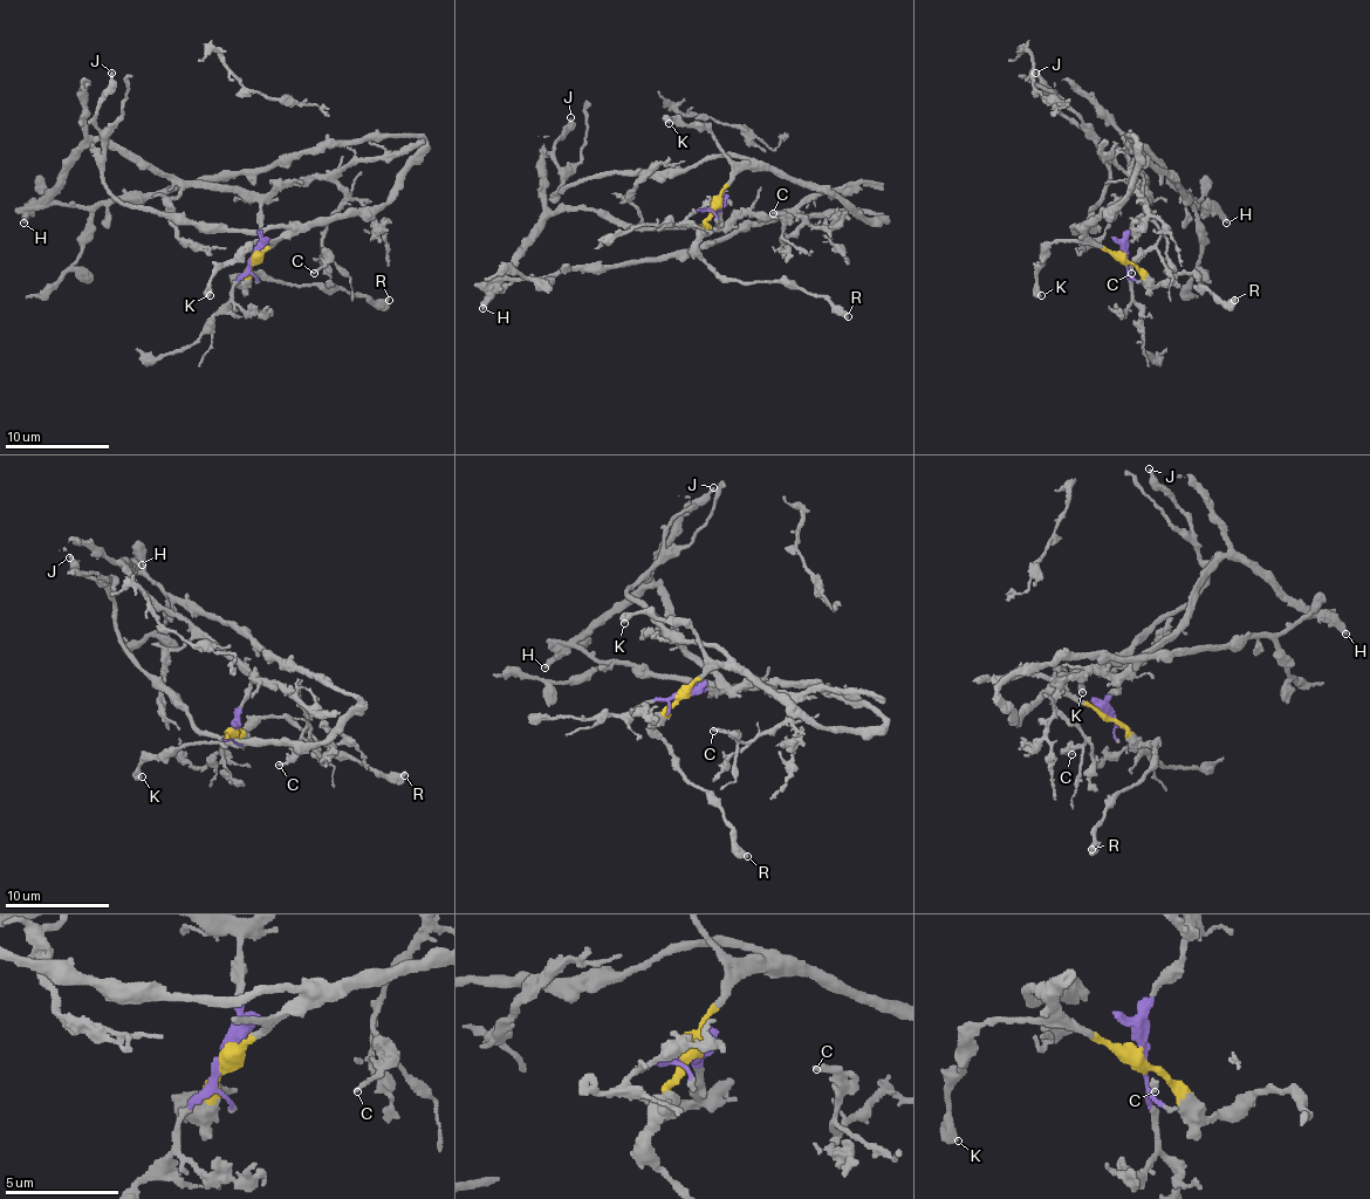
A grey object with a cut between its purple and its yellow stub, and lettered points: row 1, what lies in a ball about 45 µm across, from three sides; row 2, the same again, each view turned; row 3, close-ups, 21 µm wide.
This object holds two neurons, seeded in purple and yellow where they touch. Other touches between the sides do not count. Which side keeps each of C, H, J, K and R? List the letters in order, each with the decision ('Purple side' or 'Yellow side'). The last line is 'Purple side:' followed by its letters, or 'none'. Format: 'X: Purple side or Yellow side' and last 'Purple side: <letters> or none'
C: Purple side
H: Purple side
J: Yellow side
K: Yellow side
R: Yellow side
Purple side: C, H

